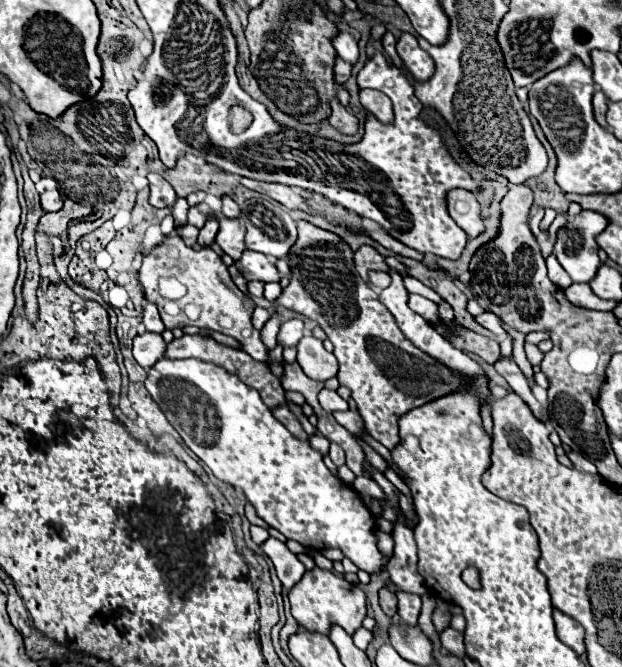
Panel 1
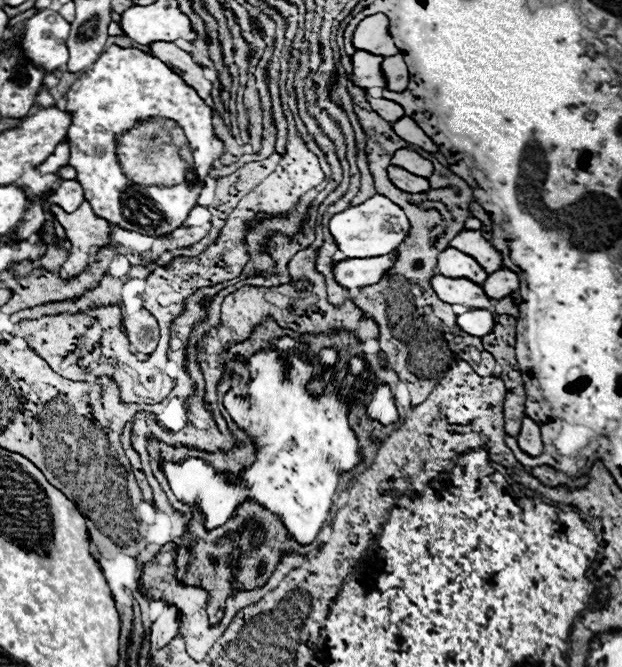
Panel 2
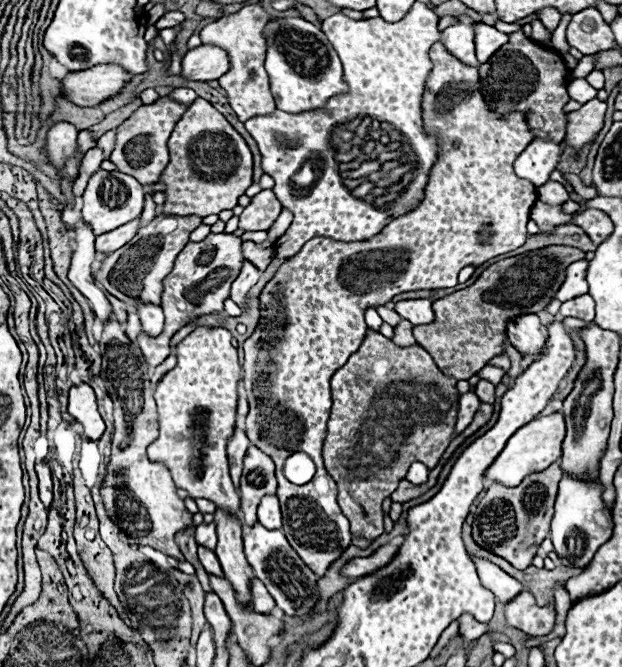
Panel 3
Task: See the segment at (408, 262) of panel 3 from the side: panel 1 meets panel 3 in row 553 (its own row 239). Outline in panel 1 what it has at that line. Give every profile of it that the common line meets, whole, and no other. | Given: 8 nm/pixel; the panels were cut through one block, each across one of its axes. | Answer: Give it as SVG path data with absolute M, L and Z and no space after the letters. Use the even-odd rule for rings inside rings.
M300 220L298 240L290 248L290 268L290 284L274 304L316 320L326 332L340 364L338 382L350 388L366 432L388 450L400 442L398 416L464 386L456 374L402 336L394 316L382 308L376 292L356 274L354 252L338 234Z

